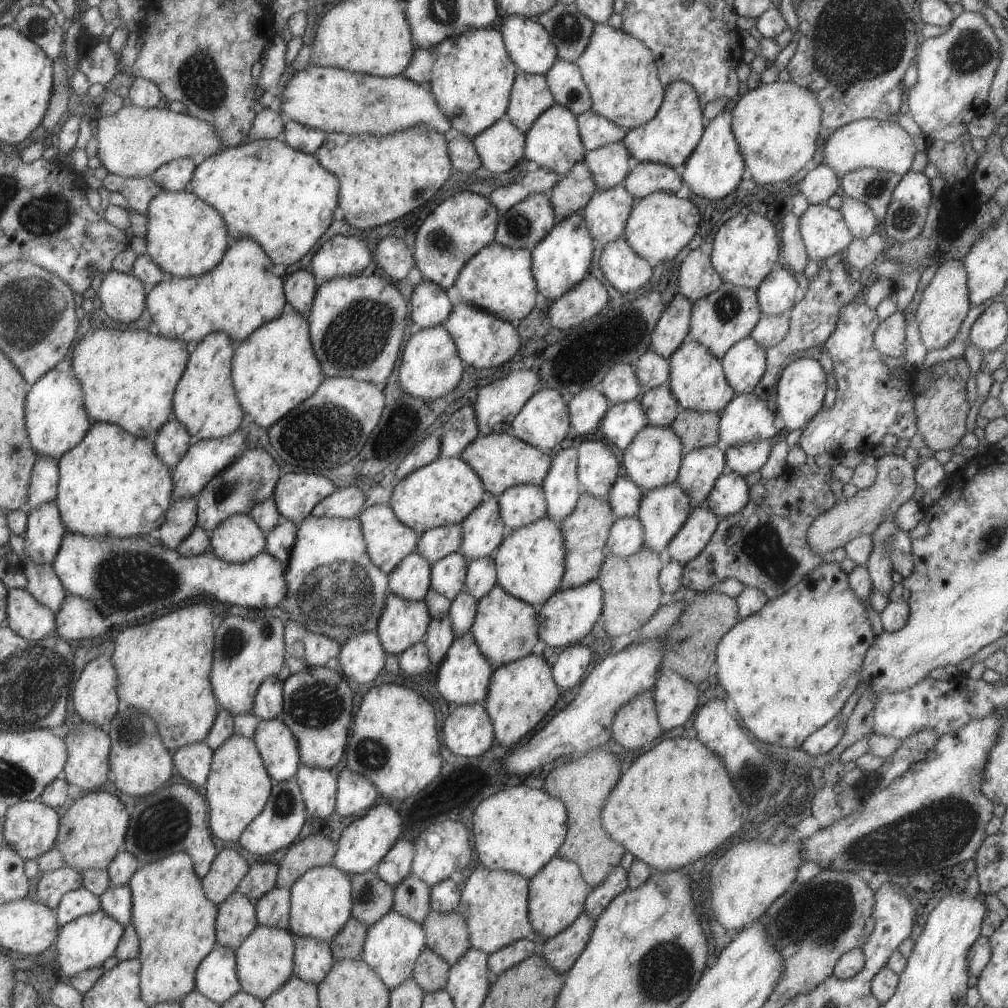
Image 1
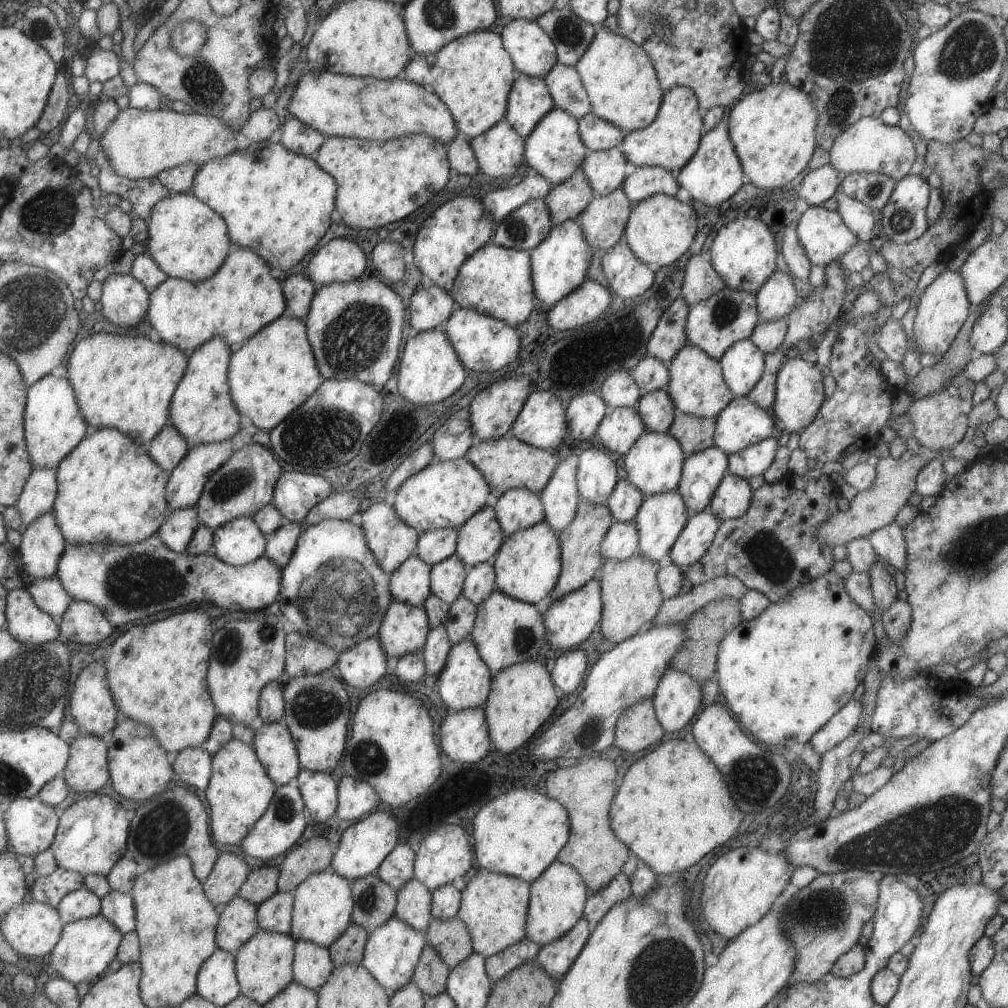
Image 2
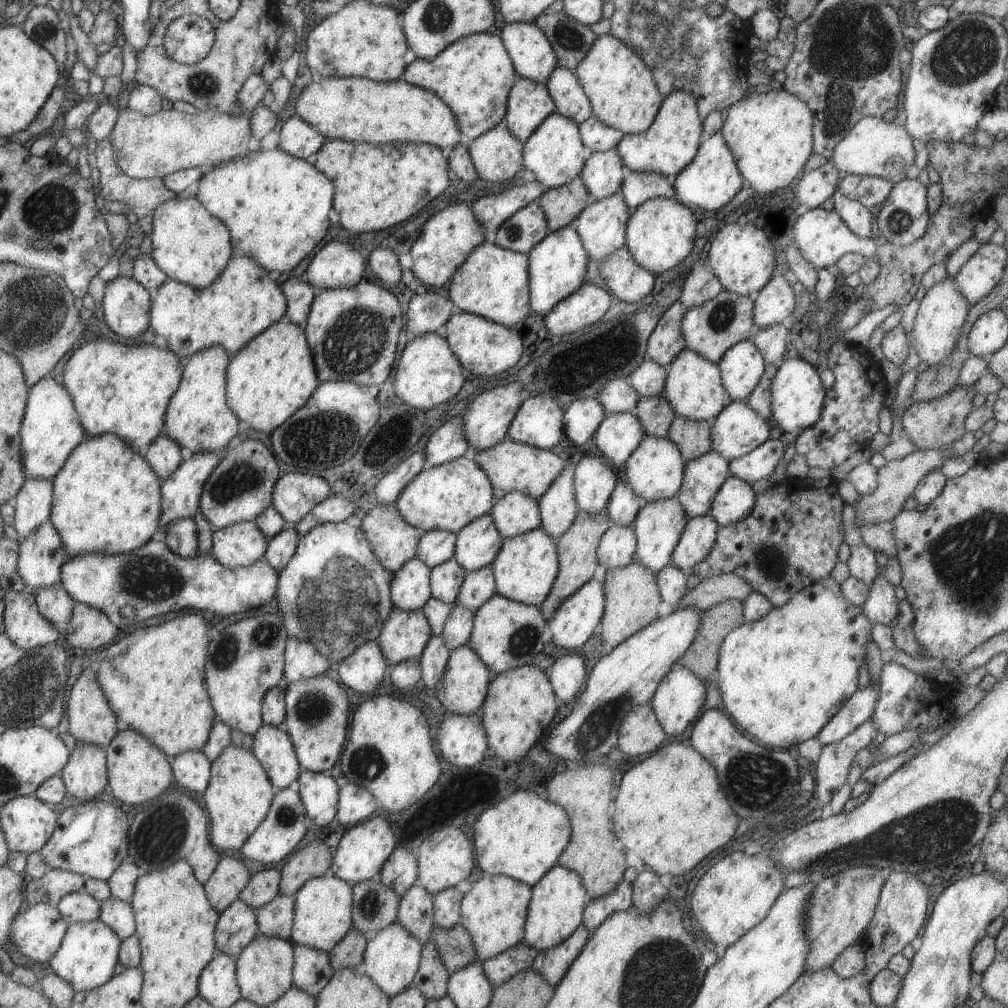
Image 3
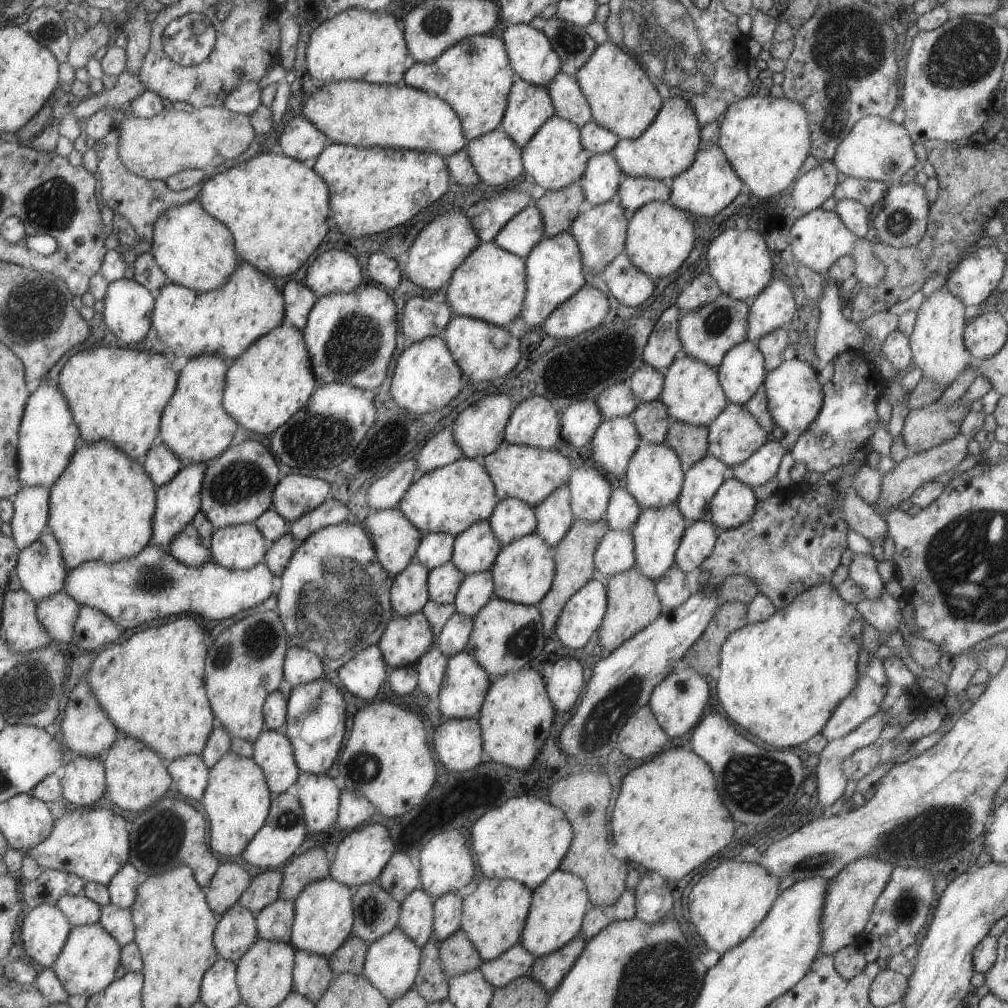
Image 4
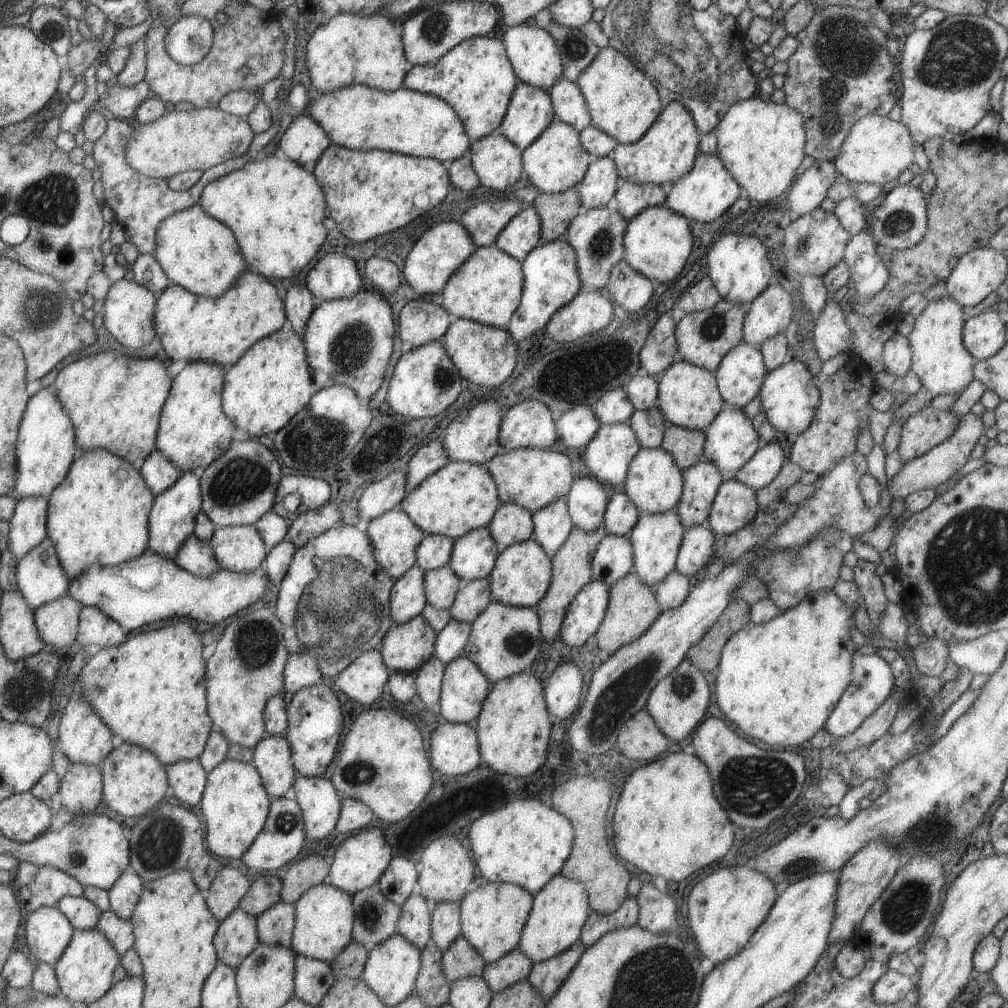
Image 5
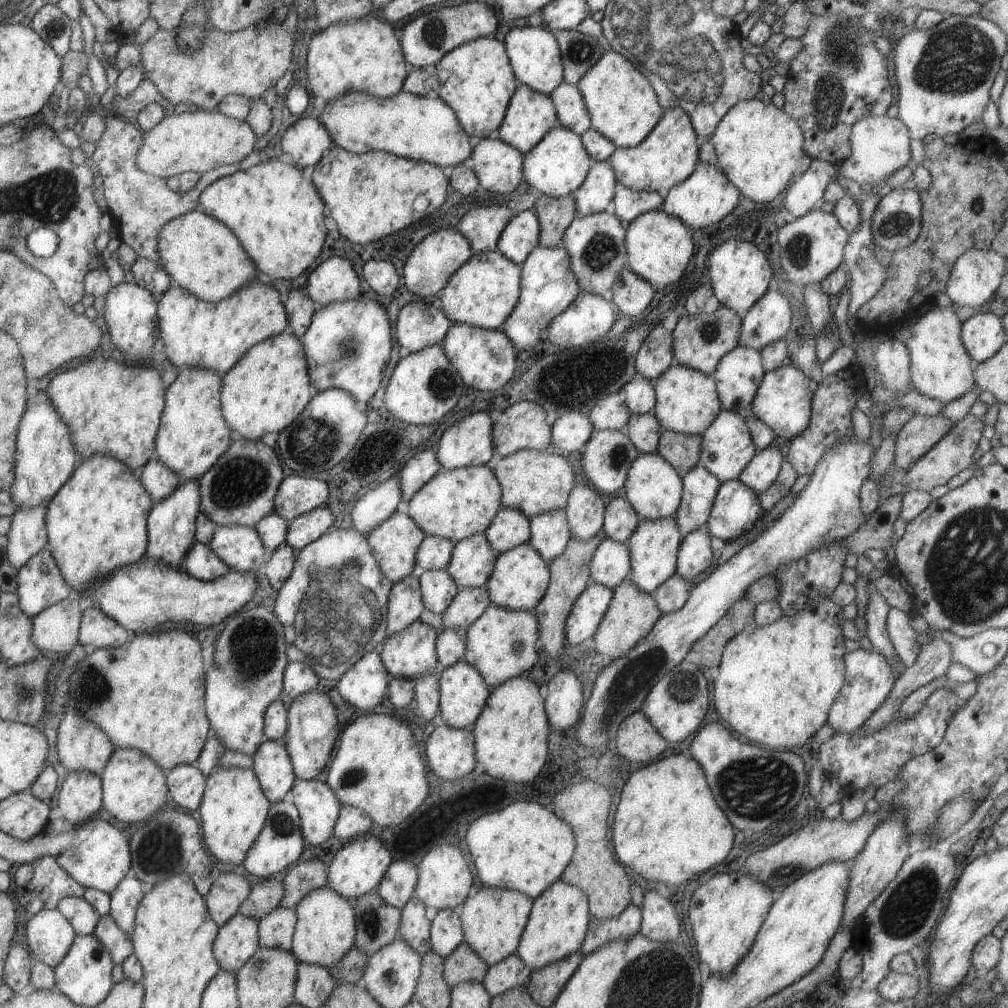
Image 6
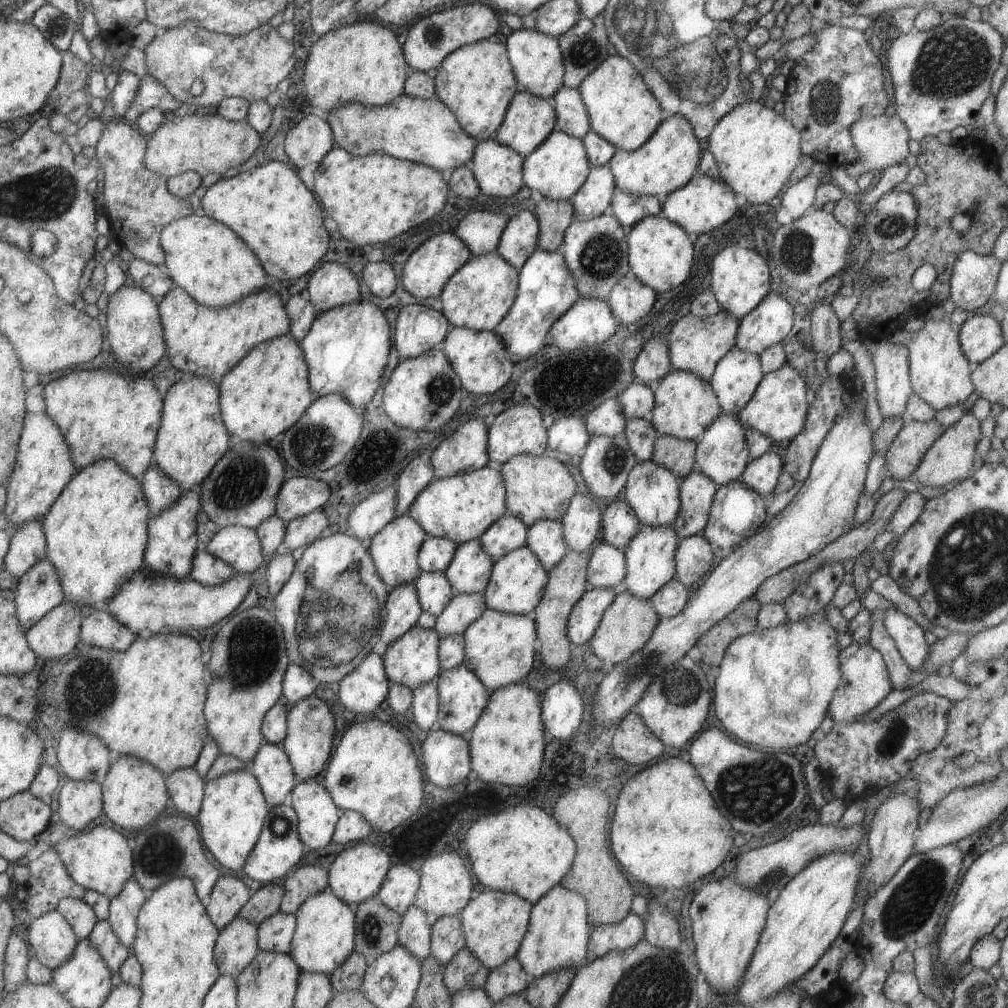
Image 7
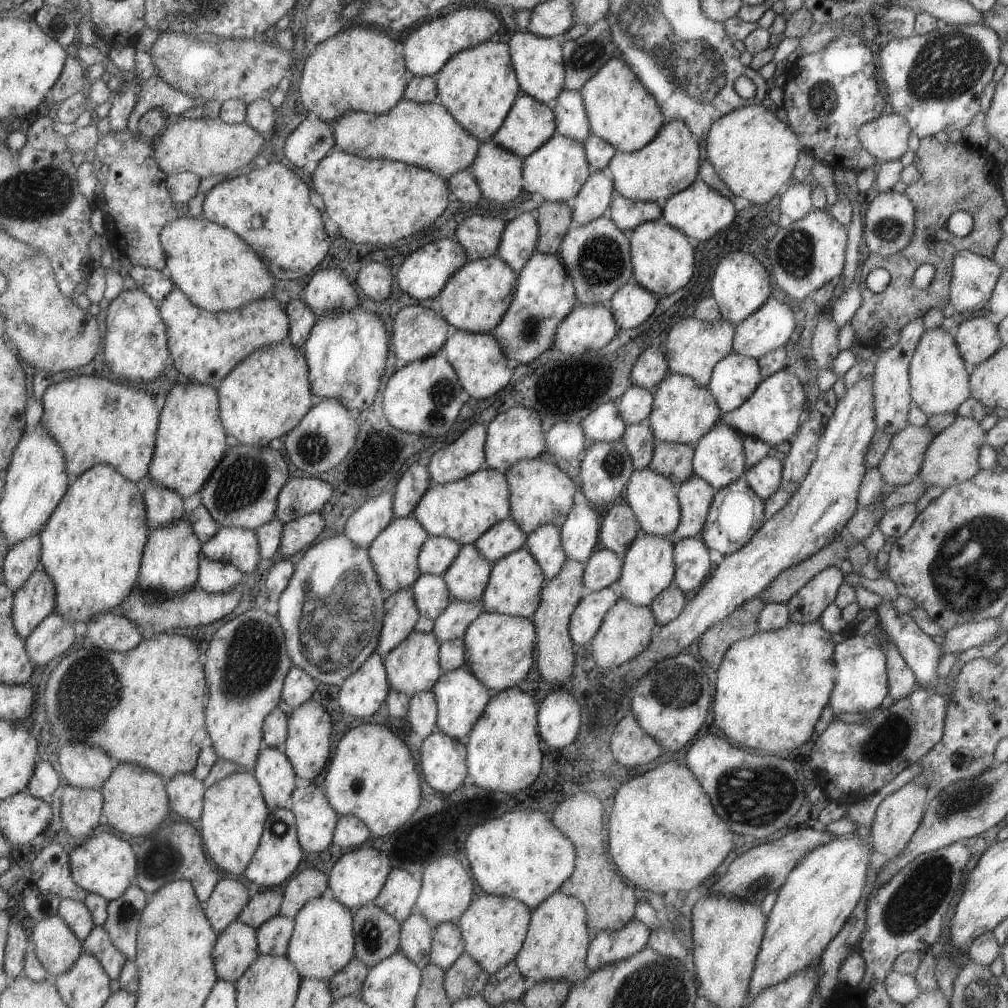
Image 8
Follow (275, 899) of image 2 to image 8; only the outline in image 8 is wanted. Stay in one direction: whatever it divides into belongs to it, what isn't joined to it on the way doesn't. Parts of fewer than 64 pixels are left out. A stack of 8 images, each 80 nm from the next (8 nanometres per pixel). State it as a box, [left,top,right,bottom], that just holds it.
[256,913,294,955]

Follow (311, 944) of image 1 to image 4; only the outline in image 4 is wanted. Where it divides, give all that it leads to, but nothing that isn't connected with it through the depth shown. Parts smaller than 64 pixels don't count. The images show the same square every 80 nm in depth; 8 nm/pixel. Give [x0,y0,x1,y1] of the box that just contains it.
[292,950,335,1003]

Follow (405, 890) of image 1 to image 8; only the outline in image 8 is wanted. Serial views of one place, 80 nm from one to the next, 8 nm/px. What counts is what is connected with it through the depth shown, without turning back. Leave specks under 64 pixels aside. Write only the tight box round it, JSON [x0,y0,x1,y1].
[399,910,432,970]

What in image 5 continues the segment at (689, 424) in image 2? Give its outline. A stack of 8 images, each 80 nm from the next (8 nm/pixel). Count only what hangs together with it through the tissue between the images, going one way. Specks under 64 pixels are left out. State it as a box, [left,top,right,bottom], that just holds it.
[660,424,704,472]

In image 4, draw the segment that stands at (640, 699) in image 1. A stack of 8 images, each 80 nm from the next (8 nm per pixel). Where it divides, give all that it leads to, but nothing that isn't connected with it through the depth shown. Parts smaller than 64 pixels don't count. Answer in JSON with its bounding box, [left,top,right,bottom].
[617,705,670,758]

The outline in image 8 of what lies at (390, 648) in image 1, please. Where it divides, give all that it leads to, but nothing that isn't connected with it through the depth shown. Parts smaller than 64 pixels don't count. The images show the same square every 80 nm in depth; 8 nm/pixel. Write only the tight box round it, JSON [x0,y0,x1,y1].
[383,630,443,697]

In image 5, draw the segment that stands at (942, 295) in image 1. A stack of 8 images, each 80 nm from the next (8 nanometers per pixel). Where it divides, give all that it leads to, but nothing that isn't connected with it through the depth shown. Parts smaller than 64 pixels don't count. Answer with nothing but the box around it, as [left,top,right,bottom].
[906,294,978,397]

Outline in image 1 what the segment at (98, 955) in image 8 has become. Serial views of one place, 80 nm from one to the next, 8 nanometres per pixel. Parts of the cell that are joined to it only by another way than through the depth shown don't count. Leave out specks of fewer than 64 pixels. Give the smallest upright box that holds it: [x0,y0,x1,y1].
[99,884,131,928]

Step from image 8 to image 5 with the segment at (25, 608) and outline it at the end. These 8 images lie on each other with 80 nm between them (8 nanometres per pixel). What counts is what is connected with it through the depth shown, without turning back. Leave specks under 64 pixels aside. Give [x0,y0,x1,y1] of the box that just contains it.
[16,536,69,610]

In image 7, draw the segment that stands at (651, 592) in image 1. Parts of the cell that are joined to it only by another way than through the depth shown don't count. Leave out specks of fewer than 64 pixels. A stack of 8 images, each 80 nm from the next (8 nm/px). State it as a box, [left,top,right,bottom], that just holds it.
[587,588,659,665]

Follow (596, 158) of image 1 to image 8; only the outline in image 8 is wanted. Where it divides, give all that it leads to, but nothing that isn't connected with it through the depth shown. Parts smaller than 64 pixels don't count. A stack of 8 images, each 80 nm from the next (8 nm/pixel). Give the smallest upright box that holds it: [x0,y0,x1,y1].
[567,170,614,225]

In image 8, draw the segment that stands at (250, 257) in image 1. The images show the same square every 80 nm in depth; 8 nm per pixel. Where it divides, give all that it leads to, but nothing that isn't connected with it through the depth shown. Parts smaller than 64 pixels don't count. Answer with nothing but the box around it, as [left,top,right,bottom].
[158,286,288,385]

